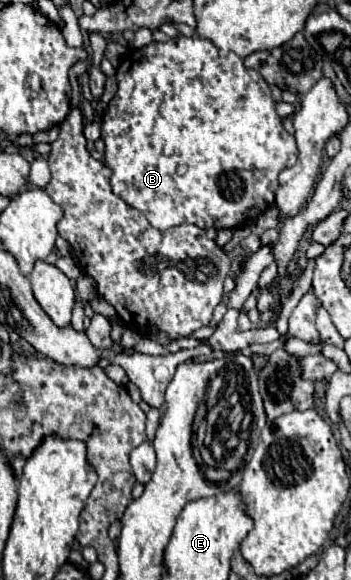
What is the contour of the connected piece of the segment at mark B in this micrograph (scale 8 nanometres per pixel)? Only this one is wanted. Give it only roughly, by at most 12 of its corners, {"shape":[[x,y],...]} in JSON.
{"shape":[[202,37],[130,49],[102,119],[152,227],[234,229],[298,157]]}

